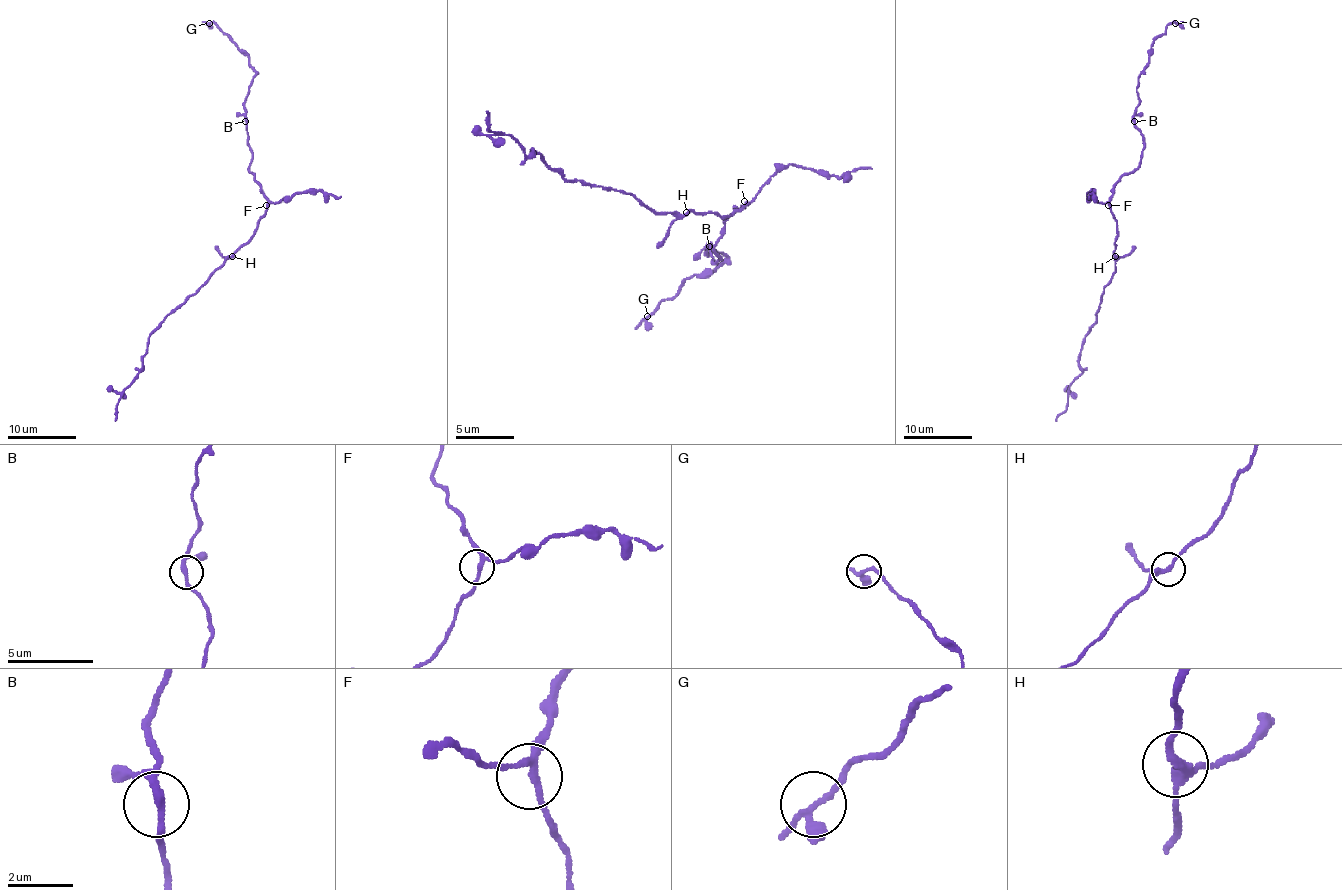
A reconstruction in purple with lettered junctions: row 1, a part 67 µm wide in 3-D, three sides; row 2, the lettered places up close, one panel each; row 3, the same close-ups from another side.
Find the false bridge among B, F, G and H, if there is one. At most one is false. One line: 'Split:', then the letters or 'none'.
Split: none

